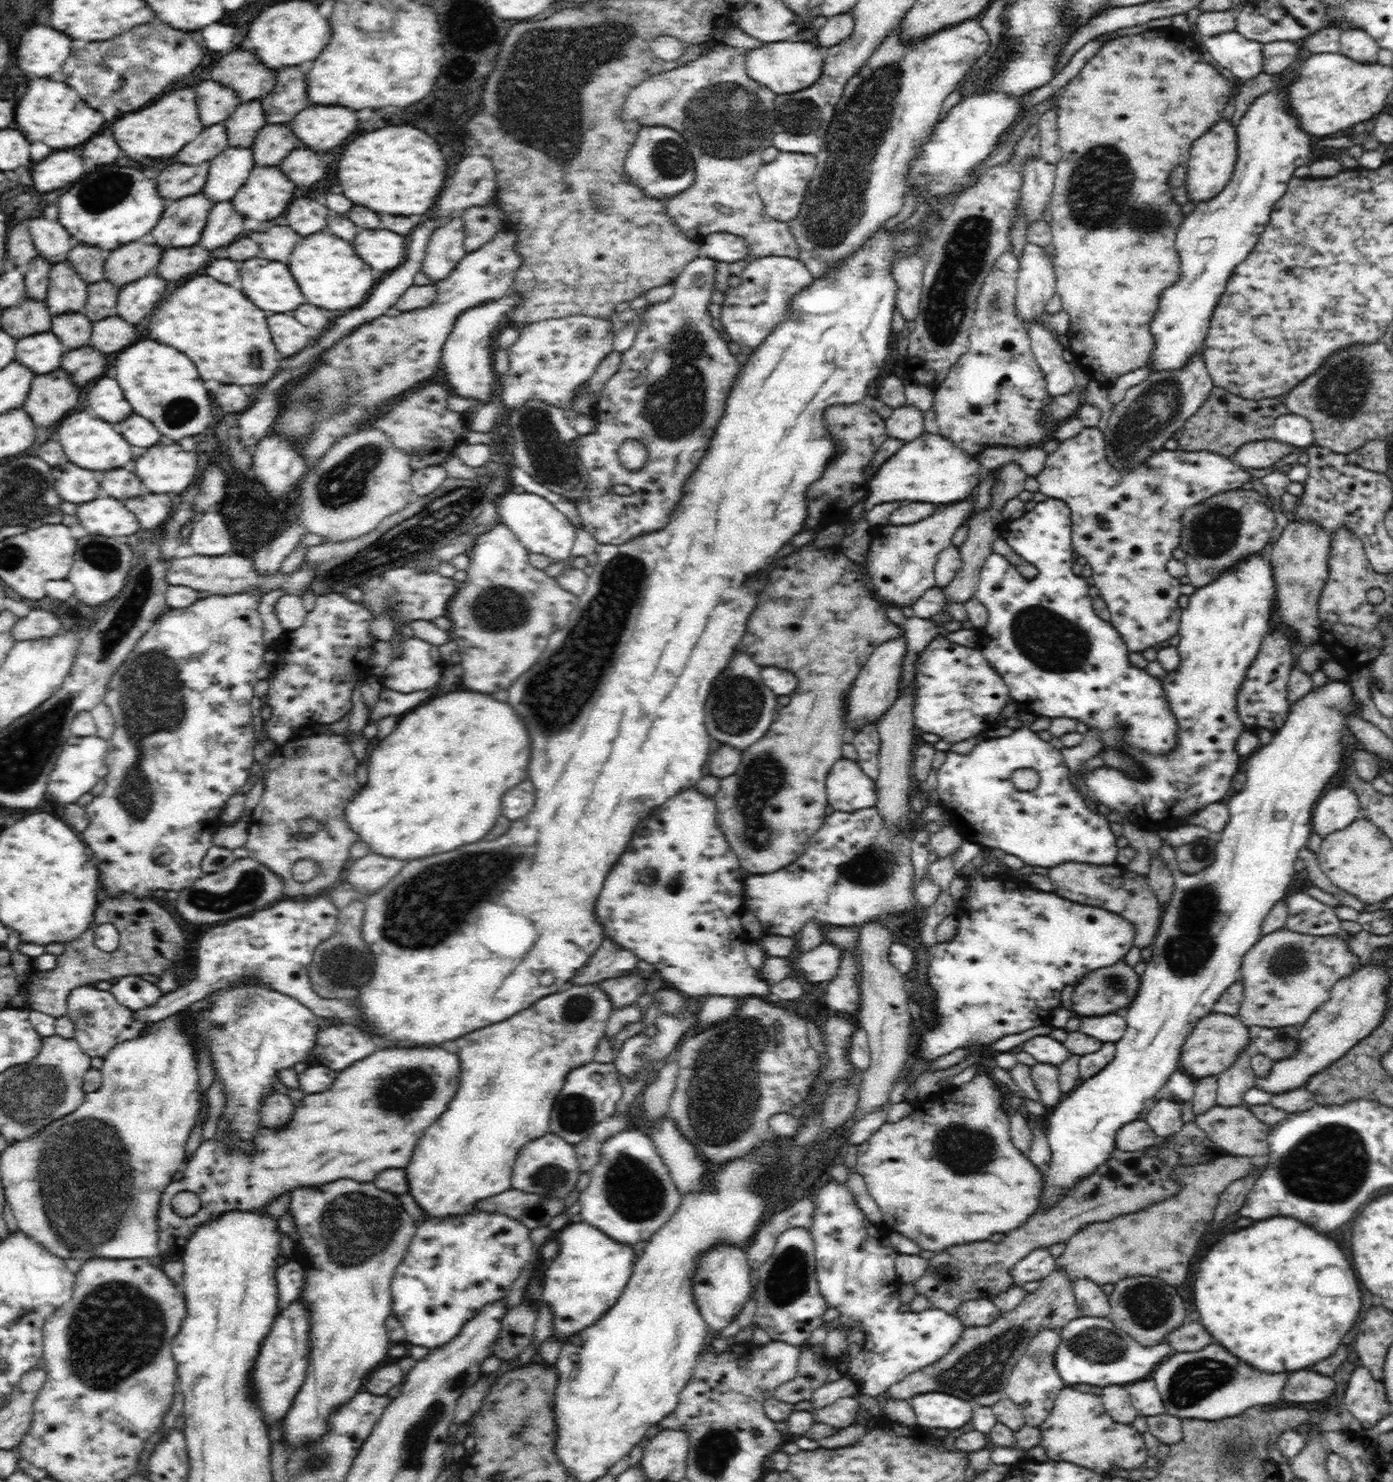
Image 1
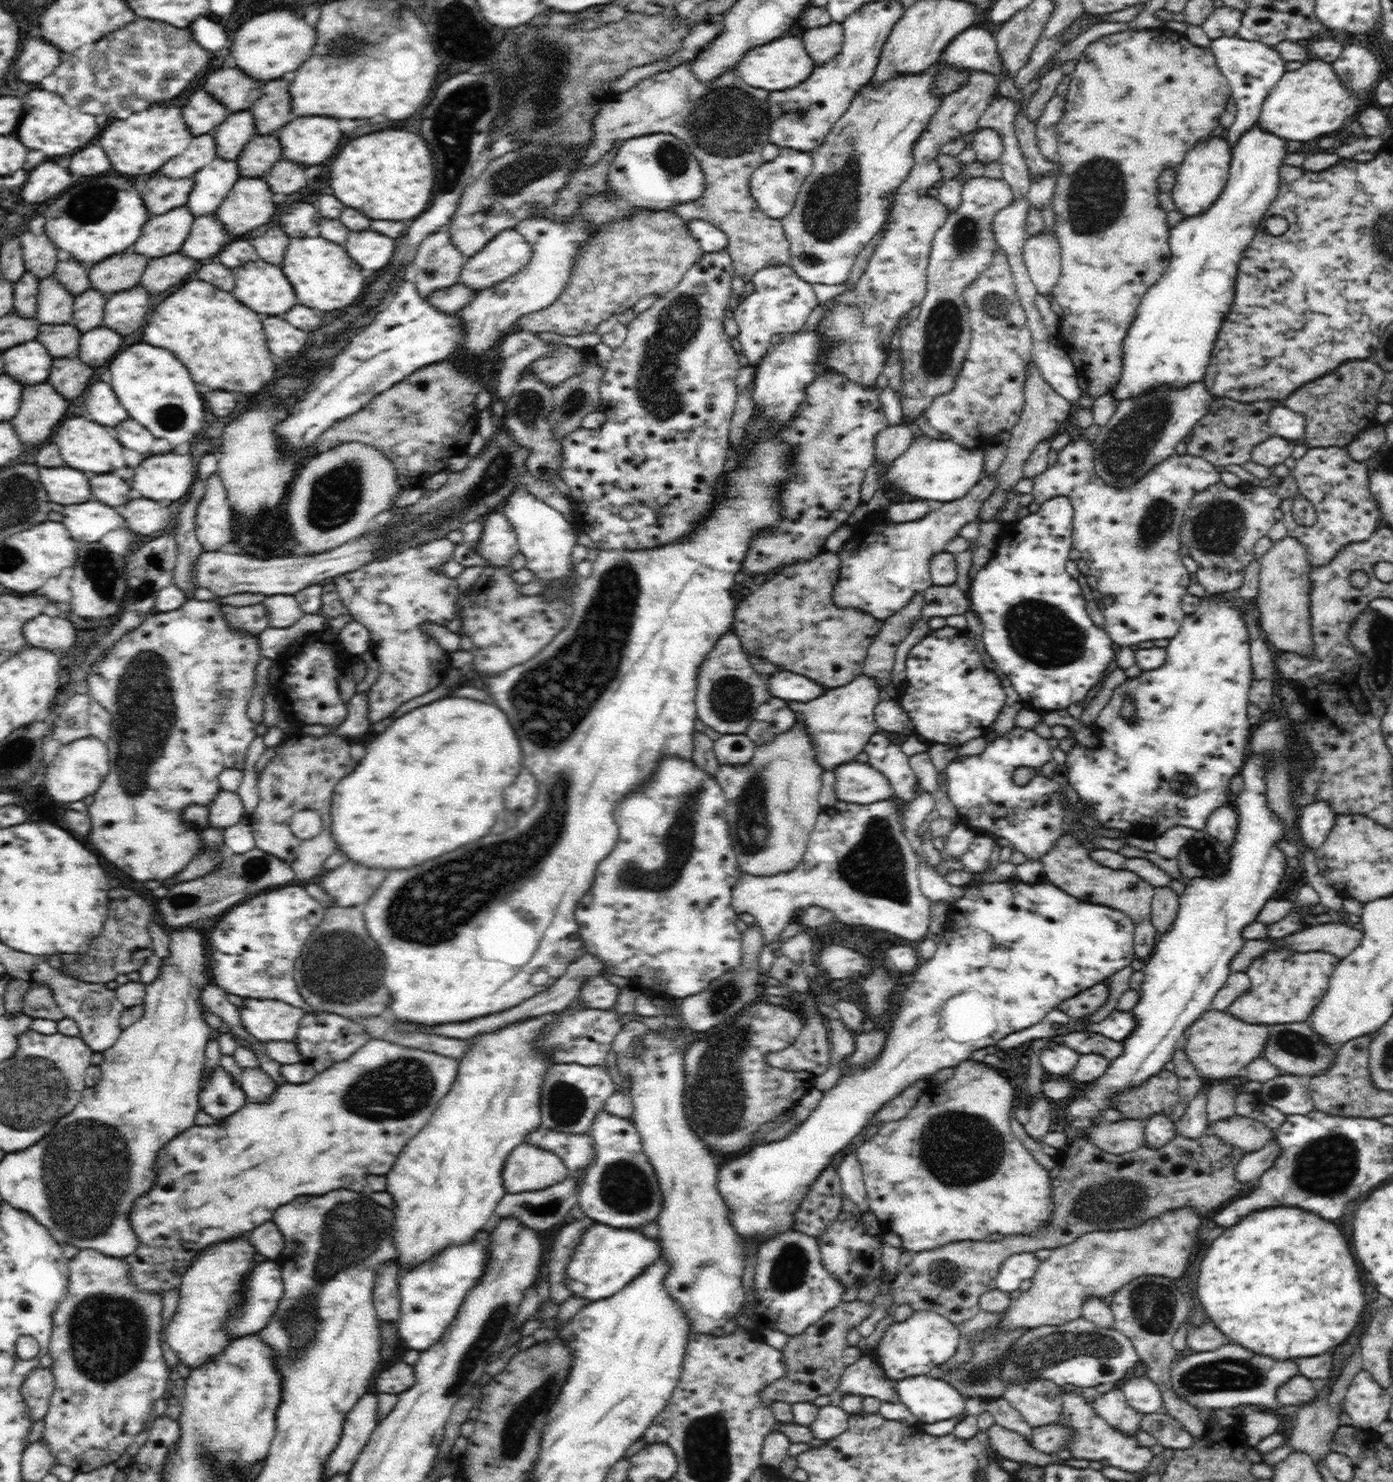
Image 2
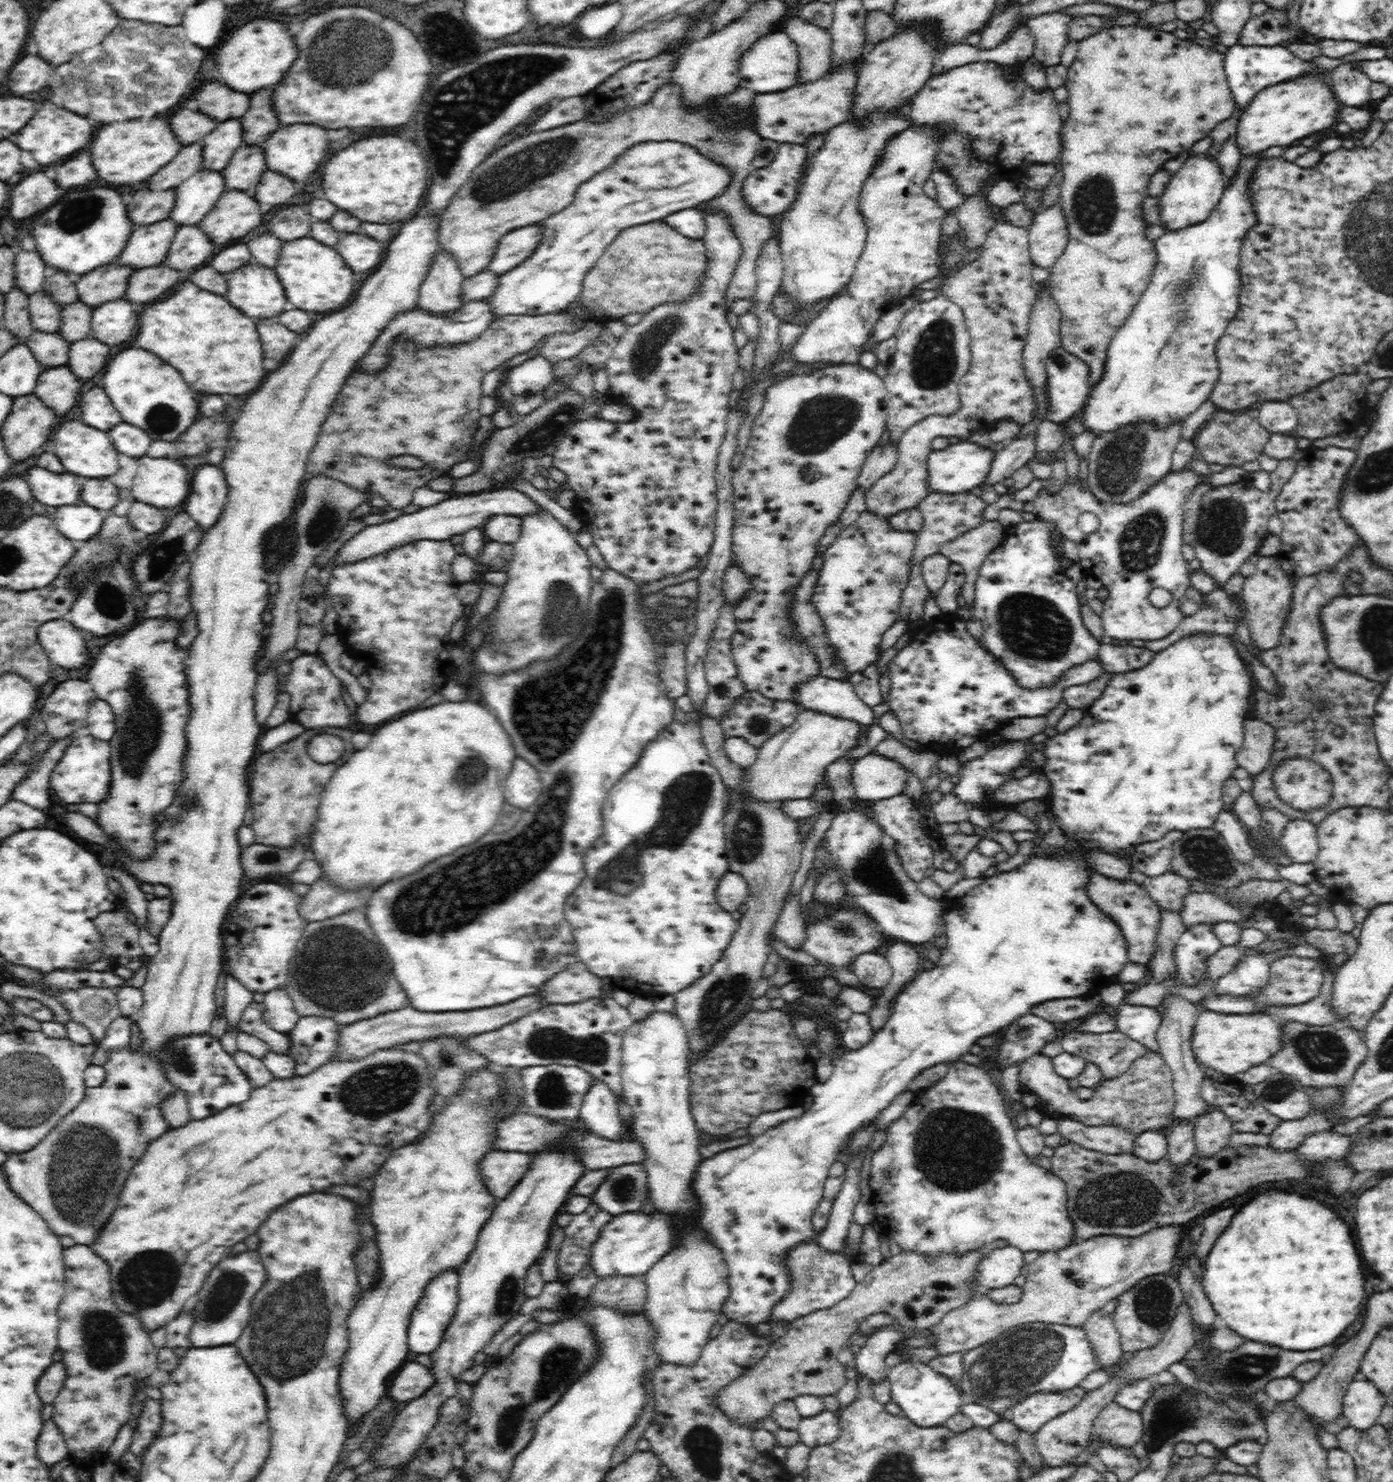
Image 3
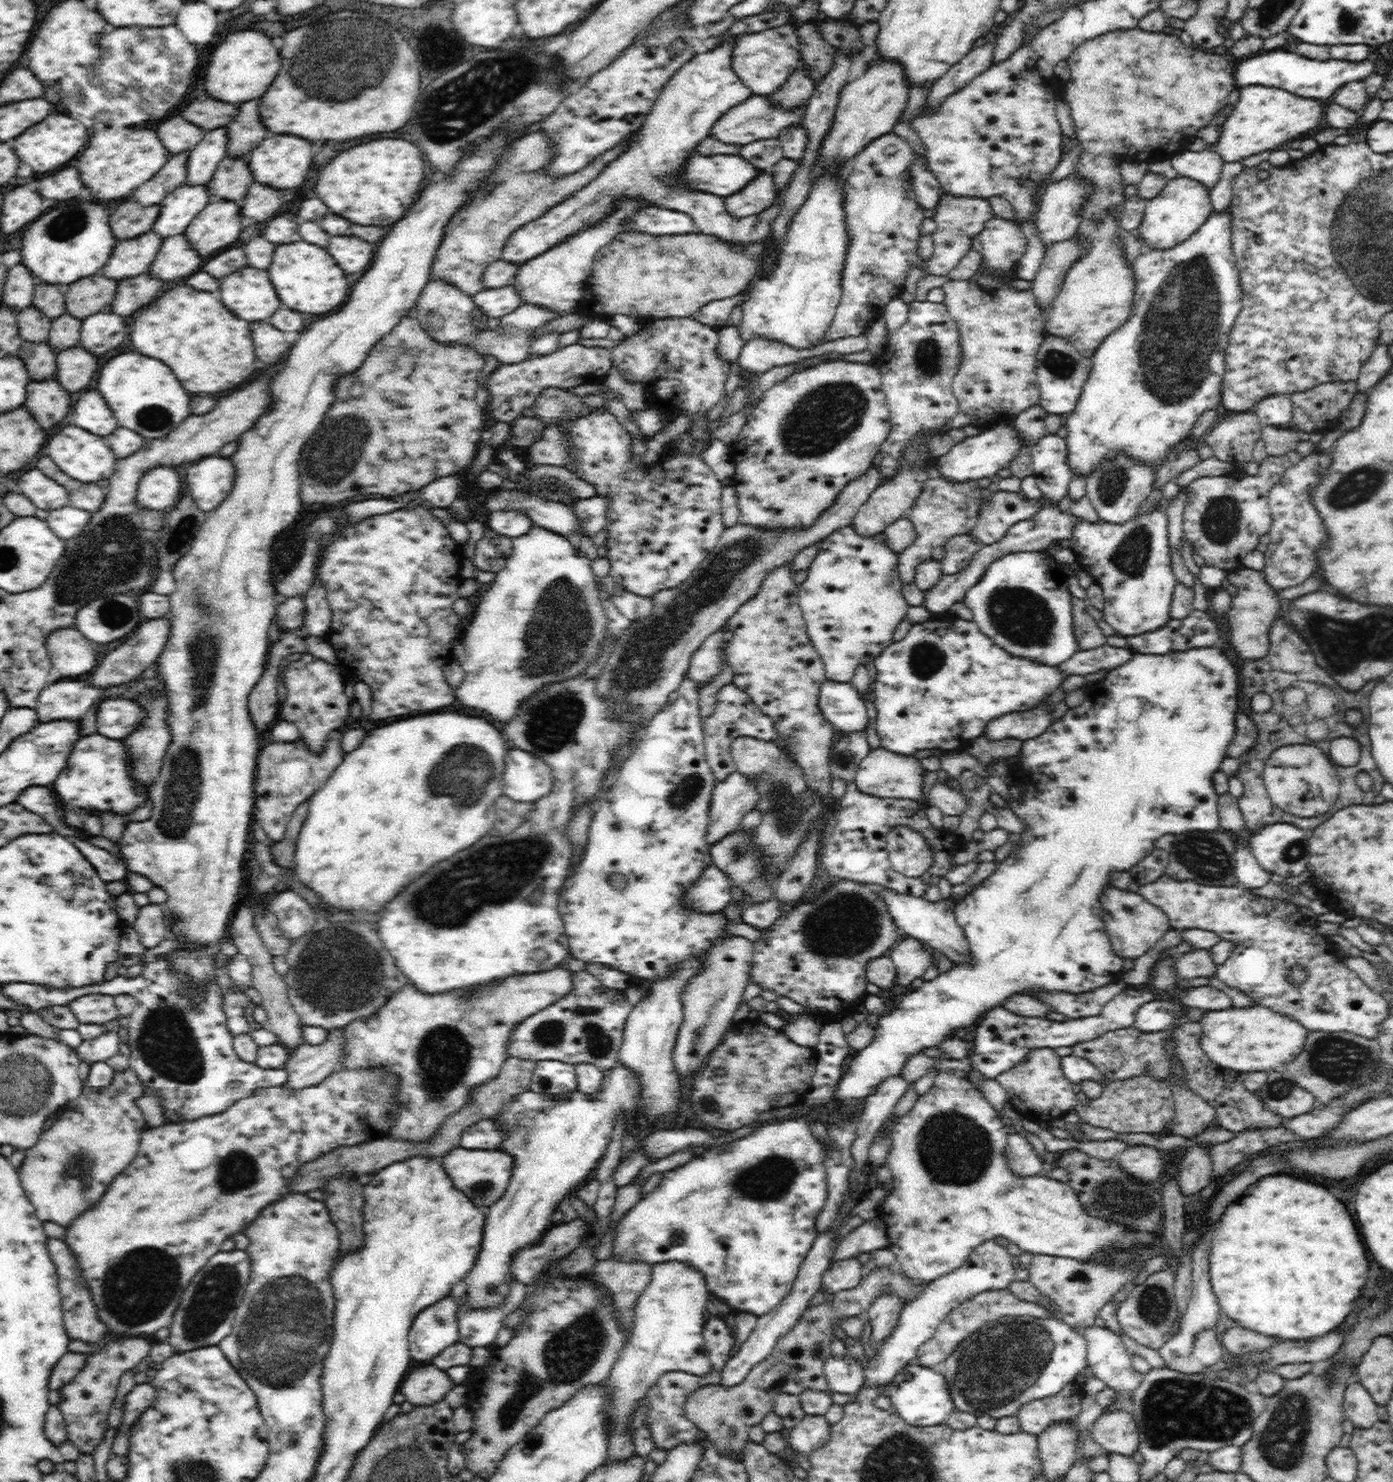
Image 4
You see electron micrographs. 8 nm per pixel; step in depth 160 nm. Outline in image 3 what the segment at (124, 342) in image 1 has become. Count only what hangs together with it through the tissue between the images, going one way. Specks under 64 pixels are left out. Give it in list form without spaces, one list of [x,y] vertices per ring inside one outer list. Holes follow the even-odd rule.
[[[87,337],[70,344],[67,367],[83,382],[96,376],[110,358],[107,344]]]

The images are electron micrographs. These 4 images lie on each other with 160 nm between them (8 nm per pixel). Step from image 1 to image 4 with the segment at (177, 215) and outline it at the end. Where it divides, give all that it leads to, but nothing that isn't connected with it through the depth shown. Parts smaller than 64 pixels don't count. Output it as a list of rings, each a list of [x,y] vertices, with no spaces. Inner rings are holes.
[[[152,230],[132,239],[118,241],[100,274],[112,280],[123,281],[149,273],[163,240]]]

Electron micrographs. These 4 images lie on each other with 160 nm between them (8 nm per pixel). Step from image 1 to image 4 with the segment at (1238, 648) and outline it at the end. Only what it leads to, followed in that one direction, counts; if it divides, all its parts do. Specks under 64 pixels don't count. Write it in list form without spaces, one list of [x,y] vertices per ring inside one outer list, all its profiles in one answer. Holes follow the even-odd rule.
[[[1218,647],[1190,648],[1184,652],[1170,652],[1168,654],[1151,655],[1135,653],[1128,662],[1117,666],[1107,672],[1105,678],[1088,685],[1089,692],[1086,700],[1072,708],[1060,718],[1053,721],[1048,729],[1036,738],[1025,740],[1020,750],[1021,762],[1018,767],[1034,772],[1034,779],[1028,782],[1020,782],[1025,789],[1016,801],[1010,797],[1007,808],[1026,823],[1026,830],[1014,838],[1014,851],[1006,859],[992,867],[993,874],[986,877],[982,882],[973,886],[969,895],[966,895],[954,906],[954,914],[960,928],[964,929],[964,935],[970,945],[970,959],[968,965],[954,965],[950,971],[939,974],[934,980],[924,981],[923,984],[905,995],[897,1008],[886,1016],[879,1017],[879,1025],[875,1028],[875,1036],[872,1042],[857,1051],[852,1059],[848,1070],[842,1074],[838,1086],[834,1088],[834,1096],[831,1101],[825,1103],[834,1112],[844,1114],[842,1117],[856,1115],[856,1110],[865,1103],[867,1096],[872,1094],[875,1086],[892,1075],[902,1075],[902,1068],[909,1056],[924,1050],[924,1048],[939,1048],[939,1044],[948,1037],[954,1036],[957,1028],[963,1028],[969,1032],[987,1011],[996,1007],[1002,1007],[1003,1002],[1012,995],[1026,991],[1026,994],[1038,991],[1060,991],[1068,993],[1083,993],[1092,991],[1098,987],[1114,984],[1118,977],[1124,973],[1124,960],[1119,957],[1112,948],[1108,934],[1105,931],[1103,910],[1100,906],[1100,894],[1109,886],[1110,874],[1114,872],[1129,871],[1140,860],[1153,850],[1154,842],[1168,834],[1182,834],[1194,830],[1216,830],[1220,828],[1220,818],[1217,809],[1218,793],[1215,791],[1212,775],[1220,771],[1222,760],[1228,757],[1229,742],[1236,736],[1236,714],[1239,713],[1238,704],[1241,699],[1240,684],[1238,683],[1238,670],[1228,659],[1224,649]],[[810,1117],[768,1123],[768,1126],[762,1126],[740,1140],[709,1148],[697,1157],[693,1156],[684,1166],[678,1166],[674,1170],[664,1172],[660,1185],[656,1186],[650,1194],[644,1195],[642,1200],[626,1215],[622,1216],[622,1220],[618,1222],[615,1229],[617,1234],[614,1239],[612,1258],[618,1259],[618,1261],[644,1261],[651,1265],[663,1262],[682,1262],[699,1270],[703,1274],[708,1290],[714,1293],[721,1302],[724,1302],[732,1312],[737,1310],[757,1317],[771,1312],[786,1298],[785,1296],[789,1293],[796,1276],[798,1276],[802,1261],[812,1249],[814,1240],[819,1234],[815,1229],[816,1219],[824,1209],[827,1200],[828,1186],[826,1169],[824,1169],[823,1164],[825,1147],[824,1143],[816,1140],[810,1132],[809,1123],[811,1122],[817,1122],[817,1120]]]

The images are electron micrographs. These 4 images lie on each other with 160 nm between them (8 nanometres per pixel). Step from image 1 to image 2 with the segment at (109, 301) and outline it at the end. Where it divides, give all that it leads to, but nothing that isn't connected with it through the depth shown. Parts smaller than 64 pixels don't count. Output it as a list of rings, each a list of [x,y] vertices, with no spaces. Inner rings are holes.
[[[88,289],[75,295],[73,304],[73,324],[82,333],[98,328],[103,324],[104,305],[107,296],[99,290]]]

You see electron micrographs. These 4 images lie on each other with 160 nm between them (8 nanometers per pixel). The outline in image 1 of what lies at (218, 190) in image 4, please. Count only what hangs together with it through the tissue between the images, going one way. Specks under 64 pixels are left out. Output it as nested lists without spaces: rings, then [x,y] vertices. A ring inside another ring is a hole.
[[[290,123],[264,125],[250,146],[255,166],[276,166],[298,148],[297,142]]]

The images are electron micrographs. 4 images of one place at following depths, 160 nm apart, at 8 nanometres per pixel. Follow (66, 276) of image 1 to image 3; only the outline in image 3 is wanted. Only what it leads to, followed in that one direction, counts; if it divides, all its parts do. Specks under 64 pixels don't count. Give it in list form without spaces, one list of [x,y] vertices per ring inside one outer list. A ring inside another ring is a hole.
[[[38,290],[28,297],[30,320],[35,330],[59,332],[62,306],[56,304],[43,290]]]

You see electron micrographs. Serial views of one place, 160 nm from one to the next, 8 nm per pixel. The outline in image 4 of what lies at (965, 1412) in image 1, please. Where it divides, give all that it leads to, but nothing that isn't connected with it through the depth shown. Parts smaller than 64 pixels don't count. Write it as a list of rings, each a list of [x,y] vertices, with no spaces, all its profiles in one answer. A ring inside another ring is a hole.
[[[915,1363],[904,1366],[896,1374],[894,1380],[887,1384],[885,1394],[890,1399],[895,1412],[912,1426],[936,1426],[942,1424],[955,1411],[955,1404],[944,1375]]]

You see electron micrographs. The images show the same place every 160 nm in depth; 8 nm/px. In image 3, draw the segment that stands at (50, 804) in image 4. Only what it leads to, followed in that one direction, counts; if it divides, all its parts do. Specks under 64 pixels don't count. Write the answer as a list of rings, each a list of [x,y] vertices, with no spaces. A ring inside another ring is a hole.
[[[72,734],[72,736],[53,742],[49,746],[49,750],[41,757],[32,774],[28,774],[26,780],[16,786],[12,798],[16,801],[20,800],[20,802],[24,802],[24,804],[28,804],[32,808],[46,810],[50,806],[50,786],[48,786],[50,772],[54,770],[54,764],[60,762],[66,748],[70,746],[70,742],[76,736]]]

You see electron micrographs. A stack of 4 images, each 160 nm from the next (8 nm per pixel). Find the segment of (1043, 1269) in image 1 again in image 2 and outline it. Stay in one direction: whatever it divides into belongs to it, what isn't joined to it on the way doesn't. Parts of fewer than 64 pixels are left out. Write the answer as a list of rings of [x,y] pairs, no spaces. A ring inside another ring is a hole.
[[[1029,1252],[1008,1255],[1001,1262],[996,1283],[997,1289],[1010,1293],[1019,1290],[1024,1280],[1030,1280],[1036,1272],[1040,1260]]]

